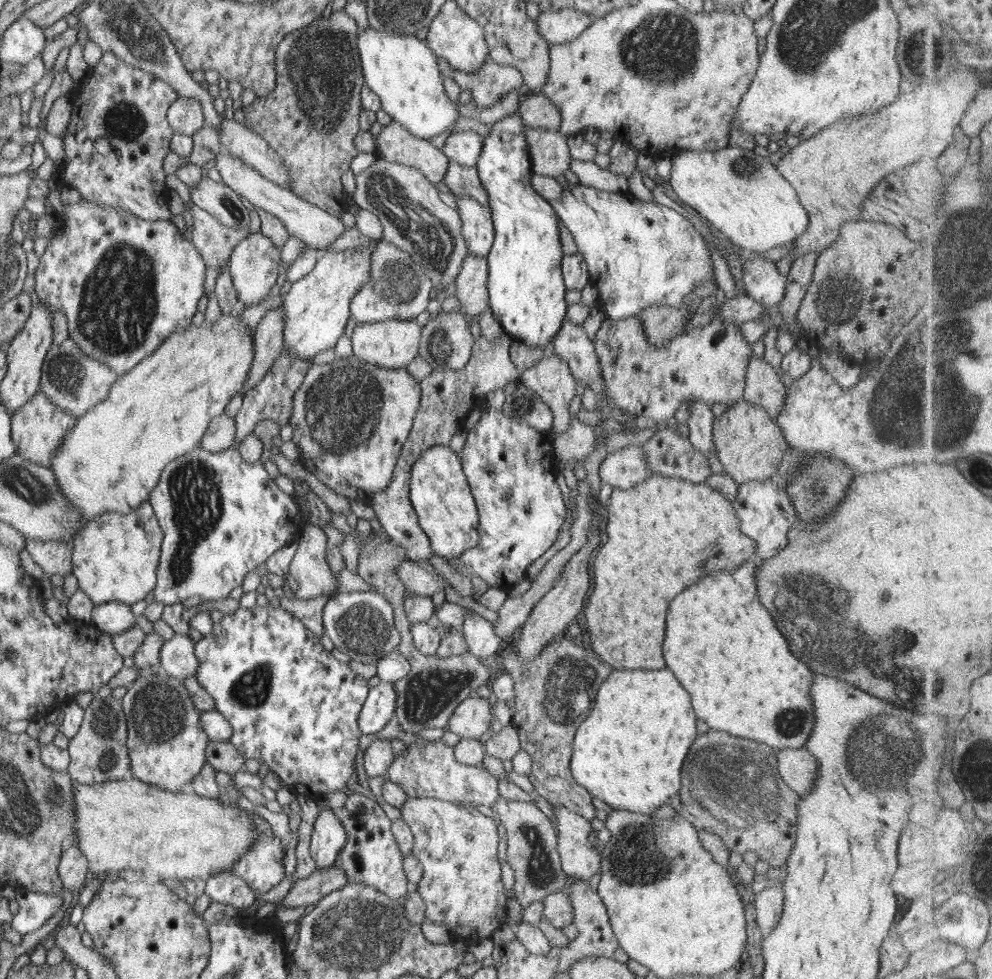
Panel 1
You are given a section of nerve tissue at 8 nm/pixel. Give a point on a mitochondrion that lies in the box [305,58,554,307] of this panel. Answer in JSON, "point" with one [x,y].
{"point":[434,241]}

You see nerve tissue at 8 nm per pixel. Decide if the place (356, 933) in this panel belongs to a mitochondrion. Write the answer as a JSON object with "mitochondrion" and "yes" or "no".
{"mitochondrion":"yes"}

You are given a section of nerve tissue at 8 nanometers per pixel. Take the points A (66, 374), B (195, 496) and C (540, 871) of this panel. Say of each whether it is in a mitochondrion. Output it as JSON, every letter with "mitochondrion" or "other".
{"A":"mitochondrion","B":"mitochondrion","C":"mitochondrion"}

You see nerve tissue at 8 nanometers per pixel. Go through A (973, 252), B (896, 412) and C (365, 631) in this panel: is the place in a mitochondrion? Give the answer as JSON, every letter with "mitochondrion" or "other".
{"A":"mitochondrion","B":"mitochondrion","C":"mitochondrion"}

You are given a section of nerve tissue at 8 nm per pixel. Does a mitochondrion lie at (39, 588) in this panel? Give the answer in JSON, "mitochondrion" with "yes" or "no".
{"mitochondrion":"no"}

